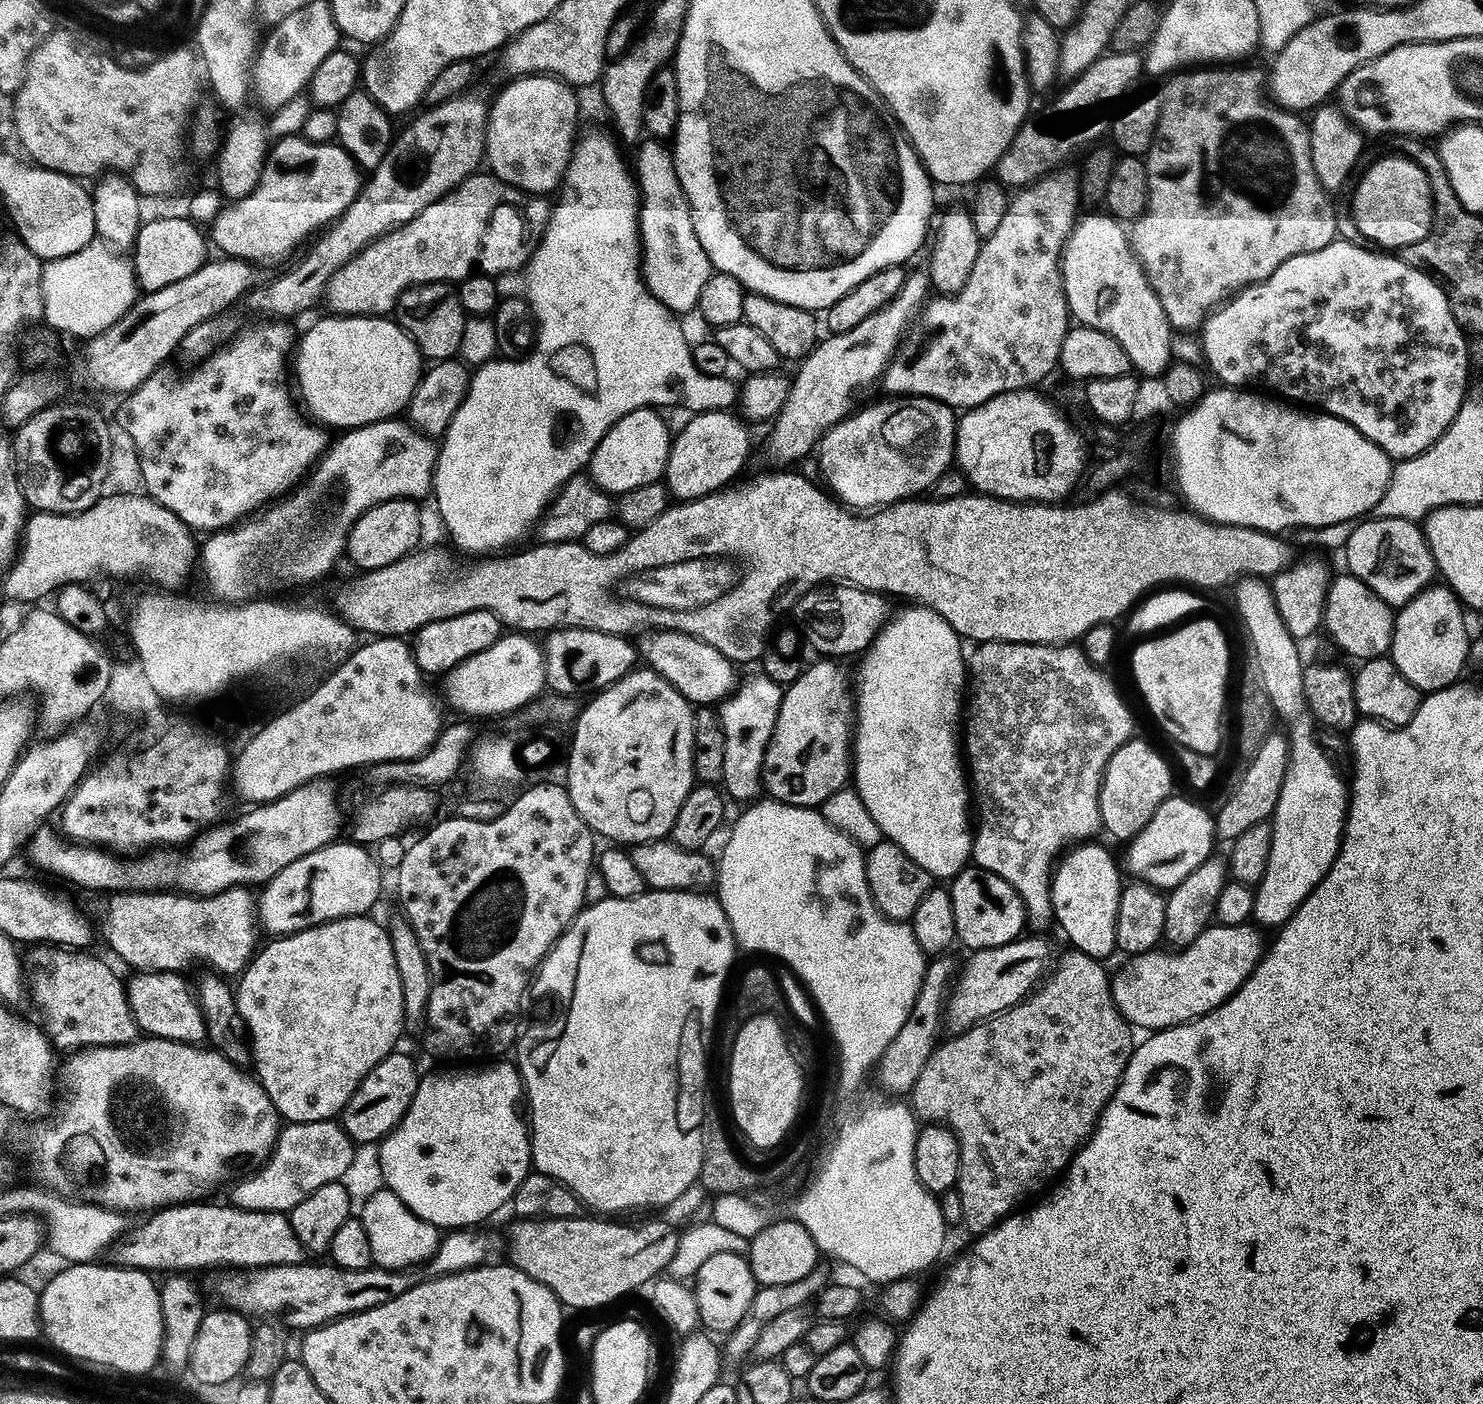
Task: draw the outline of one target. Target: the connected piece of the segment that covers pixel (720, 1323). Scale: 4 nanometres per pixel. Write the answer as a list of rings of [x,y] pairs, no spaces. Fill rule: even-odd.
[[[720,1253],[711,1255],[698,1268],[694,1277],[694,1291],[700,1324],[709,1333],[727,1334],[747,1318],[758,1291],[758,1283],[751,1272],[747,1255]]]

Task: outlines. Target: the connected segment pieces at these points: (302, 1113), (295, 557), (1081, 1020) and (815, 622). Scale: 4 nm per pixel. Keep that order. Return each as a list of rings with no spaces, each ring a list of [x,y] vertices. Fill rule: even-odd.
[[[371,915],[347,916],[295,932],[289,936],[278,936],[269,939],[269,944],[259,949],[248,962],[248,967],[239,973],[240,989],[235,989],[235,998],[239,1019],[243,1021],[247,1035],[250,1037],[252,1064],[254,1075],[264,1087],[264,1093],[270,1098],[277,1112],[289,1124],[305,1124],[306,1122],[322,1122],[339,1117],[344,1111],[346,1102],[354,1094],[356,1087],[397,1047],[400,1032],[404,1027],[404,1003],[402,1002],[402,978],[398,978],[398,966],[394,962],[394,946],[389,929],[384,928]]]
[[[393,418],[391,420],[379,420],[373,424],[363,424],[360,428],[347,429],[330,447],[321,455],[318,463],[305,475],[304,479],[291,489],[287,494],[279,497],[275,502],[269,503],[267,507],[259,513],[253,514],[240,521],[239,524],[217,530],[207,537],[208,540],[203,541],[202,547],[198,552],[198,572],[204,575],[204,584],[217,596],[217,601],[220,602],[251,602],[257,598],[263,597],[265,594],[276,594],[279,588],[288,588],[291,584],[306,584],[310,580],[316,580],[319,576],[324,576],[336,564],[336,559],[339,556],[345,555],[348,547],[348,532],[354,526],[356,519],[366,510],[370,510],[376,504],[381,504],[387,500],[398,500],[407,498],[410,500],[419,501],[420,496],[424,496],[433,491],[434,488],[434,469],[436,467],[436,454],[438,451],[437,445],[433,443],[428,436],[423,432],[417,431],[412,424],[405,422],[400,418]]]
[[[1068,950],[1068,953],[1059,960],[1060,957],[1055,961],[1051,971],[1045,975],[1039,987],[1025,996],[1019,1004],[1004,1012],[999,1012],[997,1016],[992,1016],[988,1020],[980,1021],[970,1030],[949,1035],[948,1041],[945,1039],[937,1043],[926,1066],[922,1066],[922,1074],[918,1074],[918,1082],[914,1082],[910,1093],[910,1107],[921,1121],[943,1125],[957,1138],[960,1147],[960,1169],[954,1190],[962,1198],[963,1227],[968,1227],[972,1234],[990,1231],[1004,1217],[1011,1216],[1014,1210],[1019,1209],[1025,1203],[1023,1200],[1027,1196],[1040,1191],[1043,1193],[1063,1173],[1069,1162],[1076,1156],[1077,1150],[1091,1136],[1101,1112],[1104,1111],[1108,1100],[1116,1093],[1116,1087],[1120,1085],[1122,1074],[1132,1057],[1134,1029],[1125,1020],[1114,1002],[1109,969],[1104,969],[1105,965],[1095,960],[1090,954],[1082,954],[1075,950]]]
[[[848,583],[826,584],[806,593],[794,607],[794,614],[802,618],[806,642],[824,658],[845,658],[863,653],[875,640],[890,616],[889,599],[881,593],[864,590]]]

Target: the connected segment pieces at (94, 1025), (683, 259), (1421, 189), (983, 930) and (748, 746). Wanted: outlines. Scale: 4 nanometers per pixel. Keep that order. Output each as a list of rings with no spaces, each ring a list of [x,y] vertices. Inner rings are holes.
[[[32,946],[27,949],[27,952],[22,960],[24,975],[26,977],[26,992],[30,1000],[36,1003],[37,1010],[40,1011],[41,1018],[39,1017],[39,1019],[42,1021],[43,1031],[57,1049],[68,1048],[67,1050],[79,1050],[82,1048],[101,1048],[102,1046],[122,1046],[123,1044],[131,1044],[133,1040],[137,1039],[138,1029],[134,1022],[134,1014],[128,1005],[128,993],[125,981],[123,979],[119,980],[116,977],[115,970],[106,961],[99,960],[96,956],[87,956],[89,954],[87,951],[69,950],[63,946]]]
[[[655,138],[645,139],[640,146],[636,152],[634,179],[640,197],[642,279],[649,292],[674,314],[688,312],[691,308],[693,311],[699,305],[702,288],[710,282],[714,269],[706,250],[702,250],[702,242],[698,242],[698,234],[694,234],[692,209],[676,173],[673,149]]]
[[[1404,154],[1378,159],[1356,186],[1352,216],[1357,230],[1377,247],[1399,250],[1421,241],[1431,232],[1435,216],[1432,187],[1425,171]]]
[[[966,866],[950,881],[957,941],[977,952],[1020,939],[1026,928],[1026,903],[1018,890],[993,872],[991,867]],[[1025,924],[1025,928],[1024,928]]]
[[[756,676],[753,680],[746,681],[744,692],[739,692],[737,691],[731,697],[732,705],[722,712],[726,738],[722,788],[729,797],[732,795],[736,800],[752,802],[757,799],[762,788],[764,751],[770,742],[770,734],[774,734],[774,722],[778,718],[778,710],[784,702],[784,693],[781,685],[776,685],[768,676]],[[756,720],[760,720],[760,728],[756,725]]]

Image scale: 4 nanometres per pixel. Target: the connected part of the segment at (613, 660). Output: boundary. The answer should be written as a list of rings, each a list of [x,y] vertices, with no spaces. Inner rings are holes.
[[[557,628],[549,631],[543,637],[542,651],[547,687],[553,693],[569,698],[579,697],[579,692],[592,694],[607,688],[627,672],[633,671],[638,664],[638,648],[629,637],[614,636],[594,629]]]

